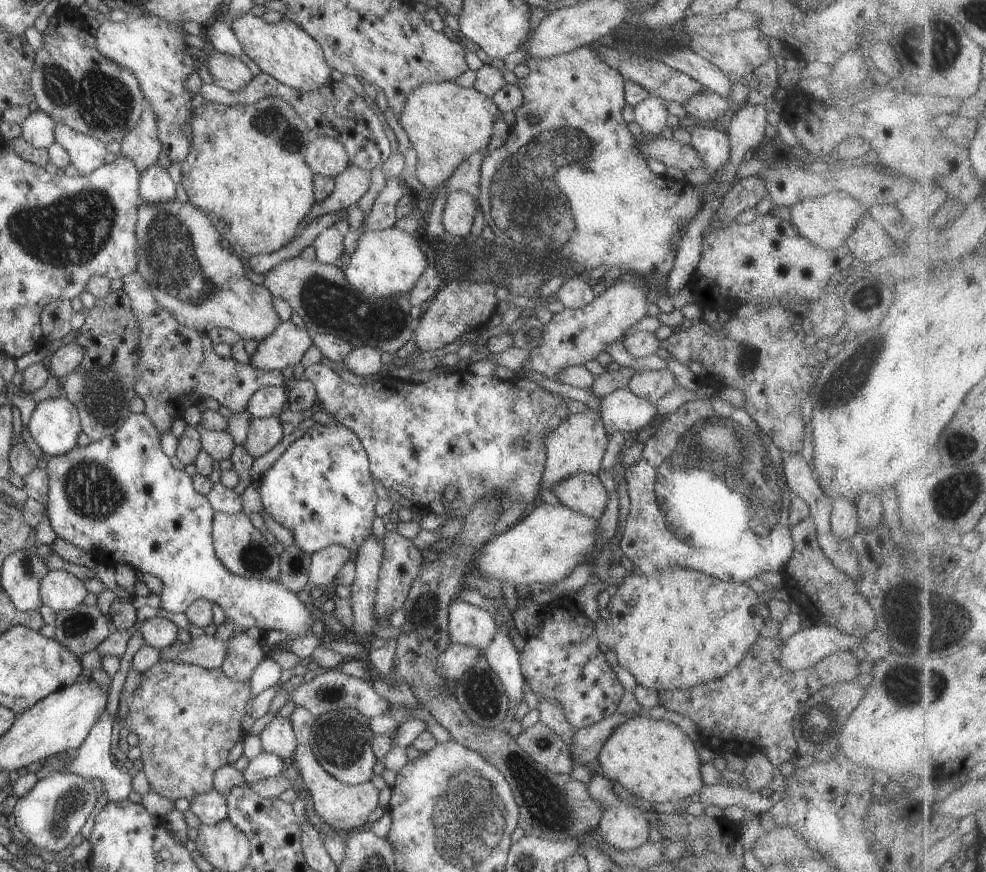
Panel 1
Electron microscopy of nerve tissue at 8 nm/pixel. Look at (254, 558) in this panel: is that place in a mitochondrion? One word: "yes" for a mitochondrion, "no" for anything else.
yes

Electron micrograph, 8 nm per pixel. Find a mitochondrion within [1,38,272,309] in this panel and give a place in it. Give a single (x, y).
(68, 232)

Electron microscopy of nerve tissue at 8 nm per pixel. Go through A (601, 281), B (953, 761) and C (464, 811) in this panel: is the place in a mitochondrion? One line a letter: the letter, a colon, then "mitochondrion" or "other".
A: other
B: other
C: mitochondrion

